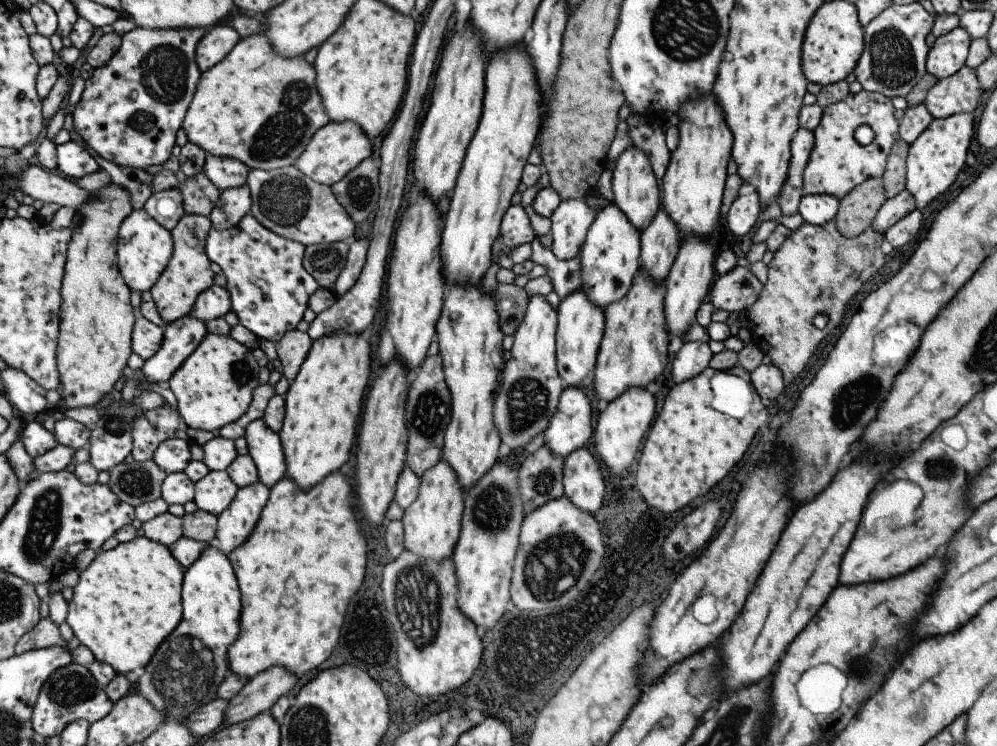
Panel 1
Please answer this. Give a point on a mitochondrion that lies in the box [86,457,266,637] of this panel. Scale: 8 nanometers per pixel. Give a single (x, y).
(136, 482)

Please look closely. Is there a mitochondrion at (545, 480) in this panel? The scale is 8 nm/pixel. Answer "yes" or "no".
yes

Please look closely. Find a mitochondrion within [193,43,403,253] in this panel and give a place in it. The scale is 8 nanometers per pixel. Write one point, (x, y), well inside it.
(283, 132)

